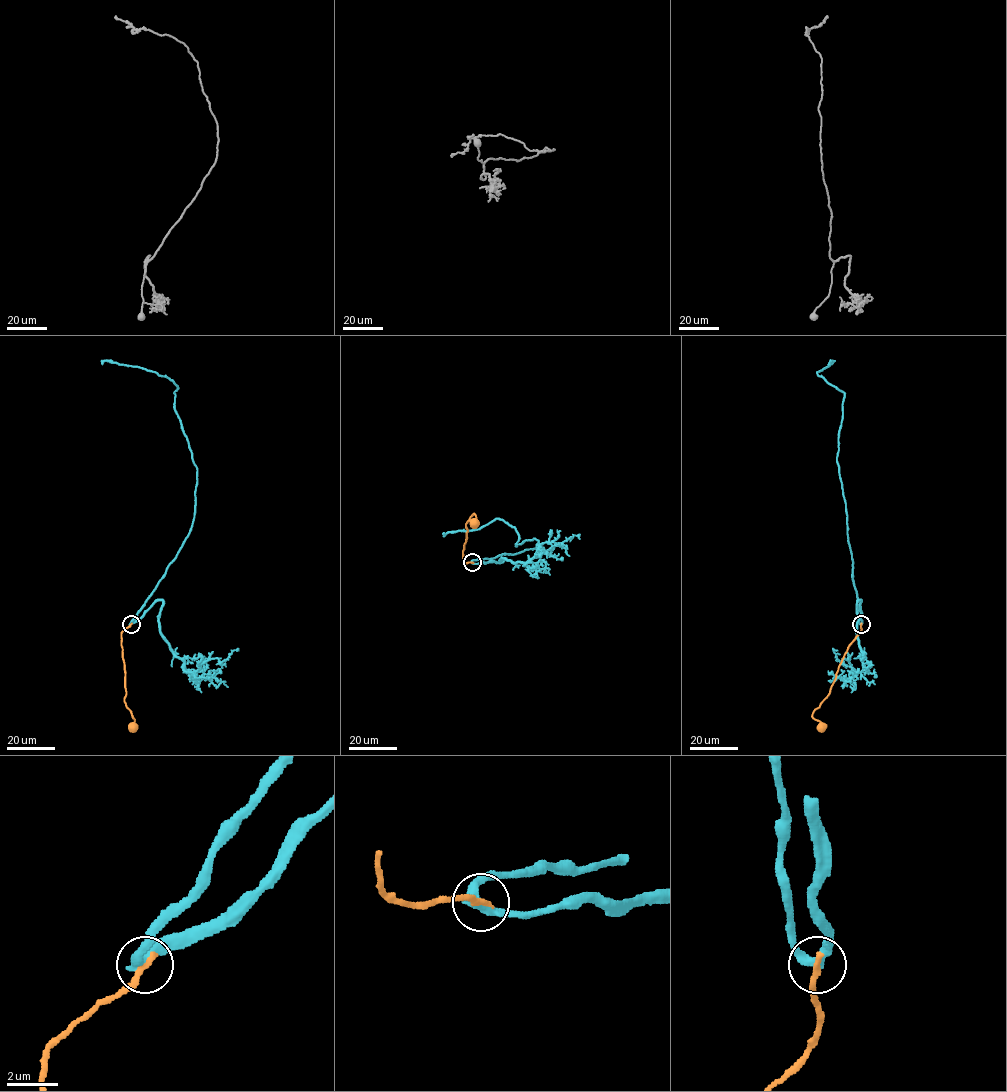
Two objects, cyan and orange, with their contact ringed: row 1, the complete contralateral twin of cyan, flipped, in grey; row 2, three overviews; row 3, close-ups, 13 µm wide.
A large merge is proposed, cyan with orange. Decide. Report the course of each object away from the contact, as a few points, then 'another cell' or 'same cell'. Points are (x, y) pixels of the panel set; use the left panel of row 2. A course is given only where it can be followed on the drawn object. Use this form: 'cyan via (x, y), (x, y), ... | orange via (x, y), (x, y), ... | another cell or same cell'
cyan via (130, 624), (189, 533), (197, 467), (174, 408), (177, 387), (172, 381), (136, 366), (106, 360), (102, 364) | orange via (130, 624), (123, 631), (121, 645), (125, 704), (134, 719), (133, 727) | another cell

